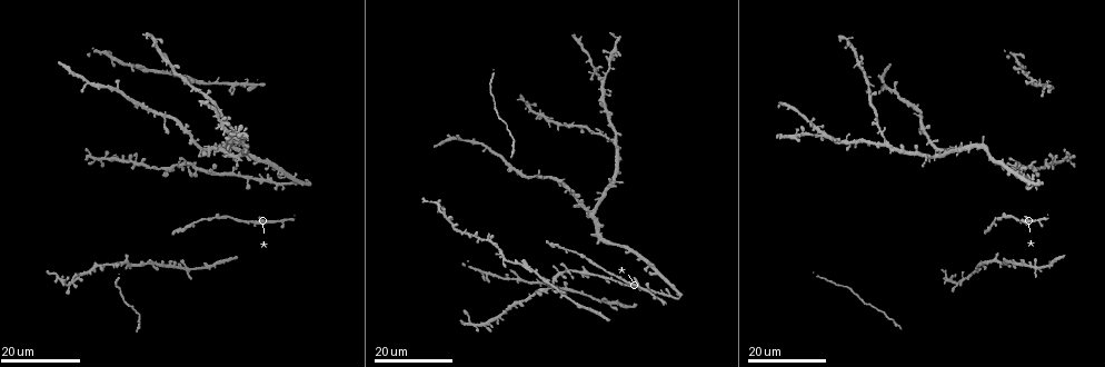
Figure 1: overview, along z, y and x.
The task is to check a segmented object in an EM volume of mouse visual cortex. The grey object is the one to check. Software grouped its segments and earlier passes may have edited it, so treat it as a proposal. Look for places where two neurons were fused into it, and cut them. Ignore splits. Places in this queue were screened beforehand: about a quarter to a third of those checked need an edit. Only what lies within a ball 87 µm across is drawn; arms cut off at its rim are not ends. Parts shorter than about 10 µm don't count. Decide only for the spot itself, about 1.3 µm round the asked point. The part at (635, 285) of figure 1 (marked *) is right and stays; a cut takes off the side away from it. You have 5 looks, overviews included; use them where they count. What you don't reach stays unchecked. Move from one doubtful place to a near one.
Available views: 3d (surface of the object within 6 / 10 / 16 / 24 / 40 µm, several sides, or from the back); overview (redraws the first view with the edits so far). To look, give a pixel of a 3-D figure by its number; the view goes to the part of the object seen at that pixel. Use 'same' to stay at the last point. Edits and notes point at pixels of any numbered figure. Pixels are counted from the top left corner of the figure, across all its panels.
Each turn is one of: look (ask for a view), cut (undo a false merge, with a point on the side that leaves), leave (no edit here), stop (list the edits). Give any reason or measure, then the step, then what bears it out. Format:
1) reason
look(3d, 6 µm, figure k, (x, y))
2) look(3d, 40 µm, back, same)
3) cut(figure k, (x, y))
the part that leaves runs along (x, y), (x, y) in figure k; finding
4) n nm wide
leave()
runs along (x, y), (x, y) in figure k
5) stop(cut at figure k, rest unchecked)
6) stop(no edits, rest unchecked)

small branch off a trunk
look(3d, 24 µm, figure 1, (590, 211))

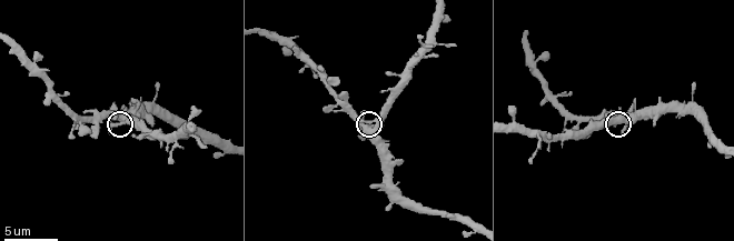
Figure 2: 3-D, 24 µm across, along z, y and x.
zoom in
look(3d, 6 µm, figure 2, (368, 129))

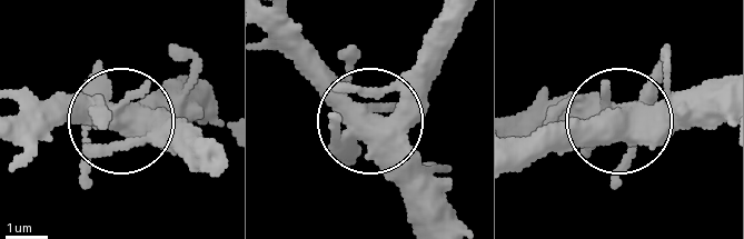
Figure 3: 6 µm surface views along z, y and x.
leave()
one neuron here

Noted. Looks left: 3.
two arms in line, one across
look(3d, 24 µm, figure 1, (879, 123))

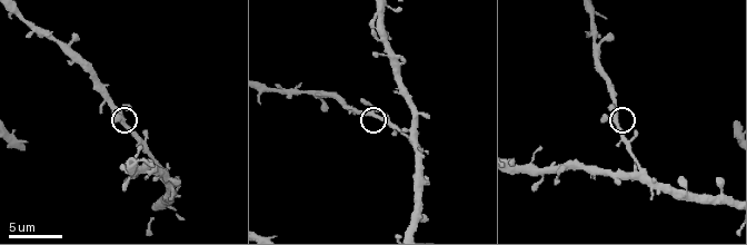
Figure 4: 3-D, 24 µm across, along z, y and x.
zoom in
look(3d, 6 µm, figure 4, (123, 123))

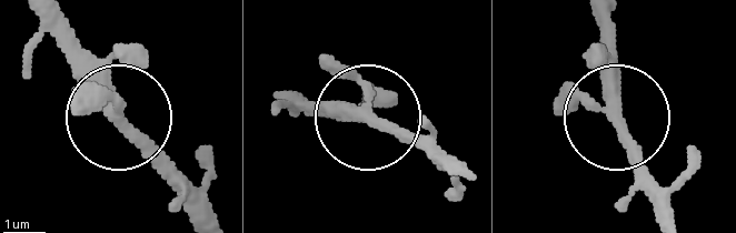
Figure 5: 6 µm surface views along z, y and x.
leave()
runs along (217, 223), (58, 36) in figure 5; one neuron here

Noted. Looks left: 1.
stop(no edits, rest unchecked)

